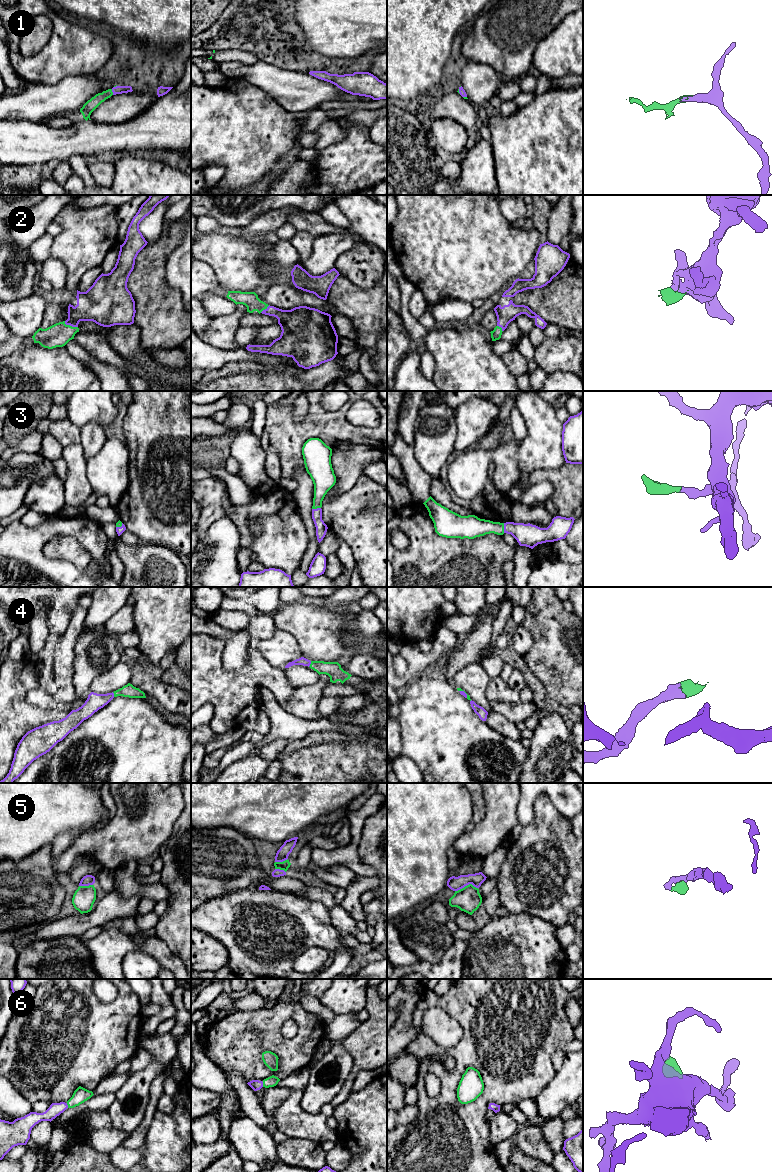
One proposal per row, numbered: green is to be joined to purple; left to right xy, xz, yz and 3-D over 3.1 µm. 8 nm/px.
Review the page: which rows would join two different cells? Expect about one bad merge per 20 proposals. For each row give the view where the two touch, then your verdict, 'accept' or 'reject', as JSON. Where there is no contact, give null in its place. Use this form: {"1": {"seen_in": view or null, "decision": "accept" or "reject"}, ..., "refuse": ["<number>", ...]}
{"1": {"seen_in": "xy", "decision": "accept"}, "2": {"seen_in": "xy", "decision": "accept"}, "3": {"seen_in": "yz", "decision": "accept"}, "4": {"seen_in": "xz", "decision": "accept"}, "5": {"seen_in": "yz", "decision": "accept"}, "6": {"seen_in": "xy", "decision": "accept"}, "refuse": []}

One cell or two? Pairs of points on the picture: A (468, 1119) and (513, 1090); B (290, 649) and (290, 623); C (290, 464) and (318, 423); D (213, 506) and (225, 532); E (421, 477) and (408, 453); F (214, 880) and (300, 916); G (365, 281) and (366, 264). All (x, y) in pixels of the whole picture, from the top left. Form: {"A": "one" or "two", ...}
{"A": "one", "B": "two", "C": "one", "D": "two", "E": "one", "F": "two", "G": "one"}

